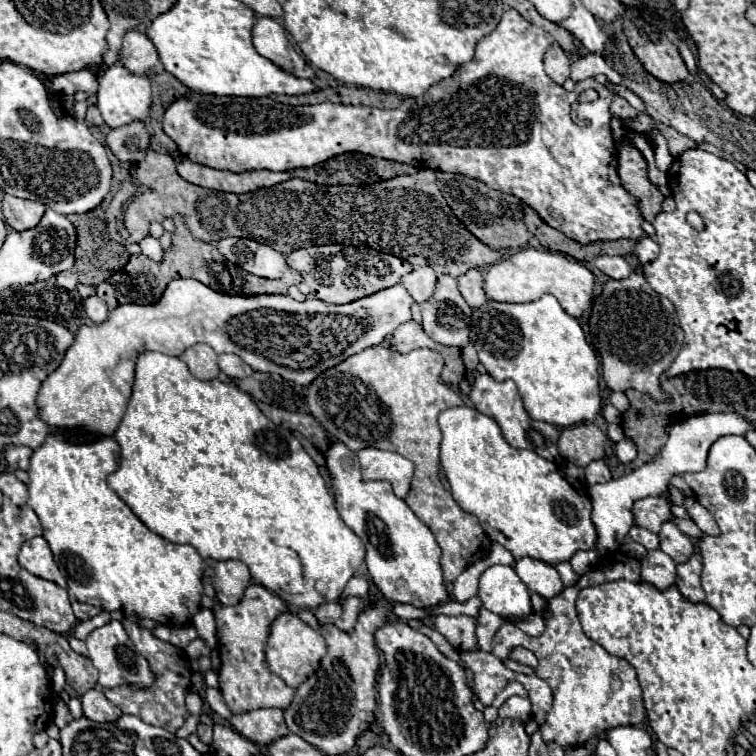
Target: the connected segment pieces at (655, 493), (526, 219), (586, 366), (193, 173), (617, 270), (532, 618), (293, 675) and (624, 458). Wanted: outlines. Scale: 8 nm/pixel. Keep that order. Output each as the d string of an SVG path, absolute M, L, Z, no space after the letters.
M703 413L703 415L687 417L687 419L671 425L669 439L663 445L661 453L657 453L657 457L653 457L653 461L647 461L639 469L631 471L627 477L611 479L609 483L601 483L601 485L591 485L589 487L589 497L593 501L591 519L593 519L593 523L597 527L597 535L599 535L597 551L601 555L607 555L607 553L617 551L623 545L631 525L635 523L633 513L631 513L631 507L635 501L639 501L643 497L659 497L659 495L667 493L667 487L669 487L669 481L673 475L697 473L697 471L705 469L707 451L721 435L731 435L731 433L743 435L749 429L751 429L751 423L737 413Z
M435 171L437 175L437 185L447 199L449 207L457 215L457 219L483 243L487 243L493 249L515 249L515 247L525 247L529 239L533 237L535 229L543 223L539 215L527 207L525 203L513 195L505 195L501 191L489 189L485 183L477 179L469 179L465 175L453 175L443 171Z
M553 295L519 305L487 301L471 315L471 343L495 381L515 381L533 419L571 427L601 411L597 355L587 345L579 321L567 315Z
M179 155L175 159L179 175L199 187L215 189L215 191L229 191L229 193L249 193L261 187L273 187L277 183L283 183L291 179L293 175L287 173L275 173L275 171L245 171L245 173L231 173L231 171L219 171L211 169L199 163L189 161L185 155Z
M601 255L595 259L595 267L599 271L603 271L605 275L609 275L611 279L625 279L631 275L631 267L623 257L609 257L609 255Z
M531 613L529 617L525 617L525 621L509 621L509 623L517 625L521 631L525 631L527 635L533 635L533 637L541 635L541 633L543 633L543 629L545 629L543 617L541 617L541 615L537 615L537 613Z
M283 613L271 625L265 655L267 655L267 665L275 675L279 675L289 687L299 687L307 677L311 677L319 669L325 649L327 649L325 639L321 637L319 631L311 629L297 615Z
M623 439L614 446L614 454L621 463L631 463L637 457L637 447L631 439Z

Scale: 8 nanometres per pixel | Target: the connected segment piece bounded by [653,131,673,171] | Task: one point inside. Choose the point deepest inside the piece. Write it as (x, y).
(662, 155)

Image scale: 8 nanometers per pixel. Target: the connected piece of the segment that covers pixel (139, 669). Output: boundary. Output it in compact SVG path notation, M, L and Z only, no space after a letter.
M113 619L105 627L95 629L85 639L85 643L89 649L89 659L99 669L99 685L103 689L113 689L119 685L137 685L137 689L147 689L149 685L153 685L153 671L149 669L149 663L145 661L145 657L141 657L141 653L137 653L135 645L129 641L123 625L117 619Z

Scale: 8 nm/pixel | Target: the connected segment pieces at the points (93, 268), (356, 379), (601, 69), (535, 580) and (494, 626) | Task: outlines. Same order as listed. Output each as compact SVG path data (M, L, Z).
M97 207L97 209L91 209L89 213L69 215L67 217L77 229L77 247L75 247L73 271L79 275L79 283L83 283L83 285L99 285L99 283L103 283L113 273L121 271L129 261L127 249L121 243L117 243L117 241L107 237L107 223L105 223L105 213L103 211L105 211L103 207Z
M377 345L319 375L307 387L305 399L311 415L325 427L325 431L345 443L351 451L377 447L401 453L413 461L415 477L411 483L411 493L405 501L433 531L437 543L441 545L441 567L445 581L455 581L461 571L489 555L491 539L481 529L479 519L463 511L439 481L441 431L437 417L449 407L465 405L461 393L453 391L441 381L441 369L443 359L437 351L415 349L403 355L385 345Z
M587 53L583 57L577 57L571 63L571 79L573 81L583 81L583 79L595 77L599 73L605 73L607 77L611 77L613 83L621 83L621 75L615 69L611 69L605 63L603 55L599 55L599 53Z
M521 559L515 563L515 571L523 575L523 583L533 591L539 593L543 599L557 597L563 591L563 581L553 565L547 565L537 559Z
M481 609L477 621L479 621L479 625L477 625L479 647L483 647L483 651L485 652L491 652L493 635L495 635L497 629L503 625L503 619L497 617L495 613L489 613L487 609Z

